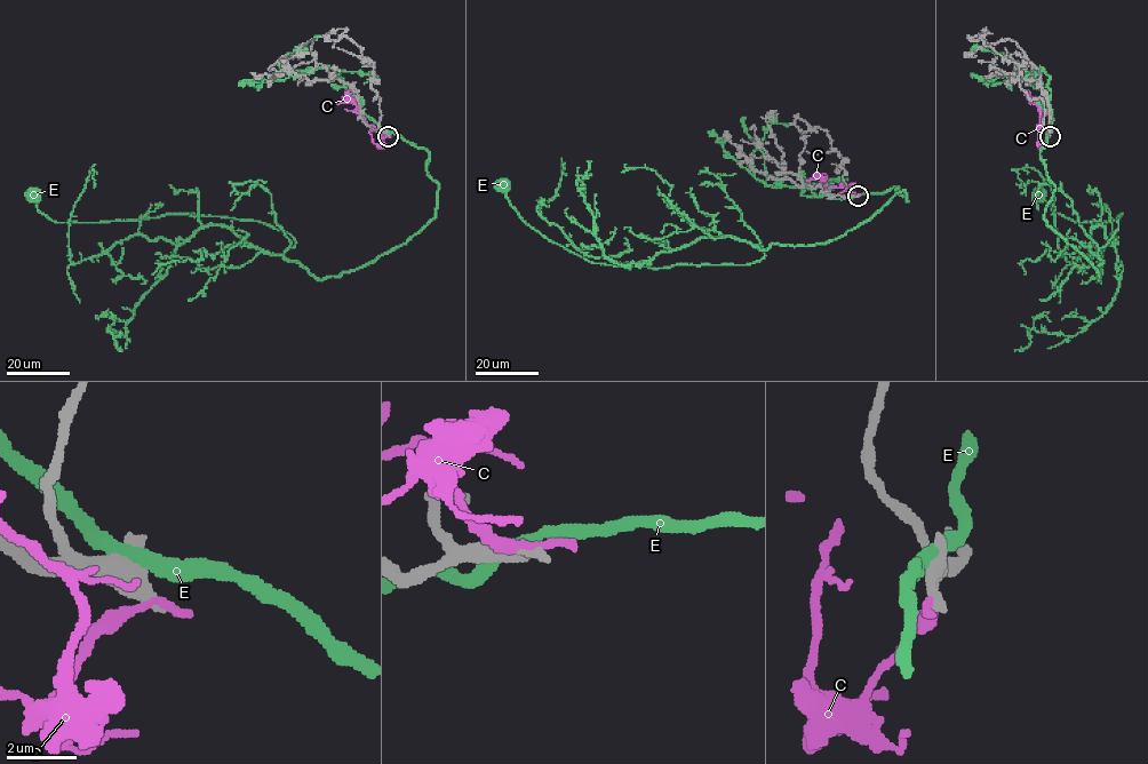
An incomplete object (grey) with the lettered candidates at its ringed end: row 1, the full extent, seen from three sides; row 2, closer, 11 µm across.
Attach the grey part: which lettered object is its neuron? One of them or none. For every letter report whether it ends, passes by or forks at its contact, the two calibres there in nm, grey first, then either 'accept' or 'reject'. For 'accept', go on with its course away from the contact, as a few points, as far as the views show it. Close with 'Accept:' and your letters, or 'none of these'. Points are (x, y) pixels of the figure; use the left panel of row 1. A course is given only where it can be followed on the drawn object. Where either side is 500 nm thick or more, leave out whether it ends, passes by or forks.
C: it ends; calibres 440 and 320 nm; reject
E: calibres 500 and 360 nm; reject
Accept: none of these

